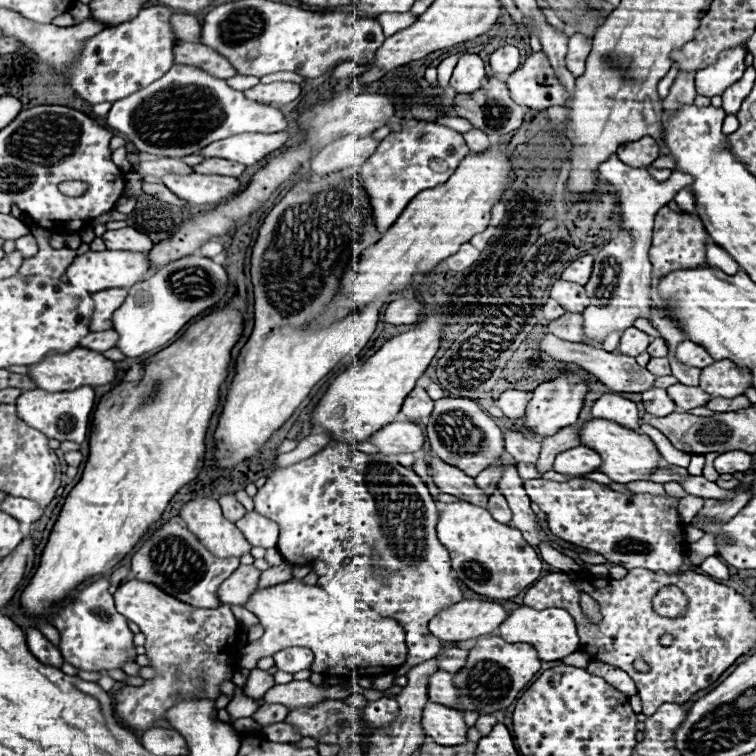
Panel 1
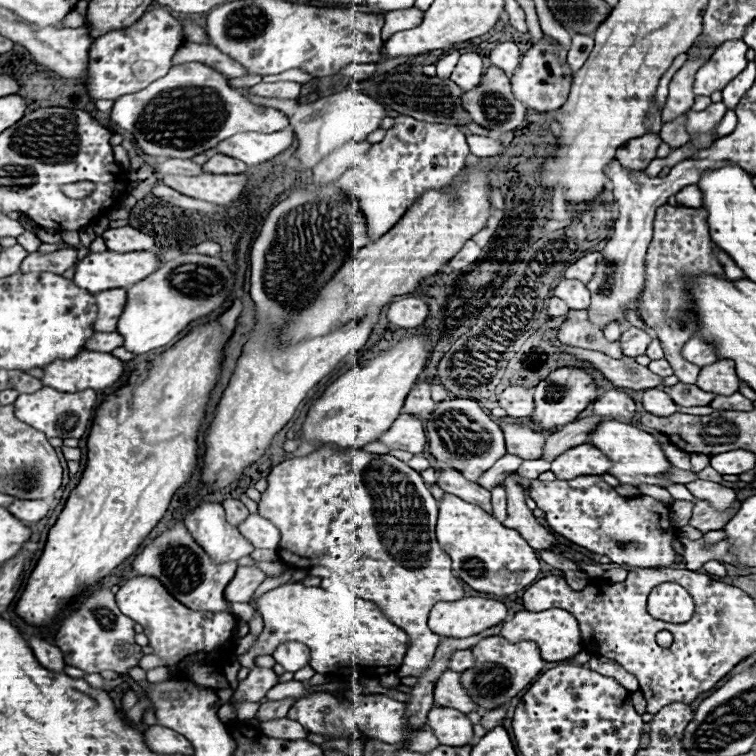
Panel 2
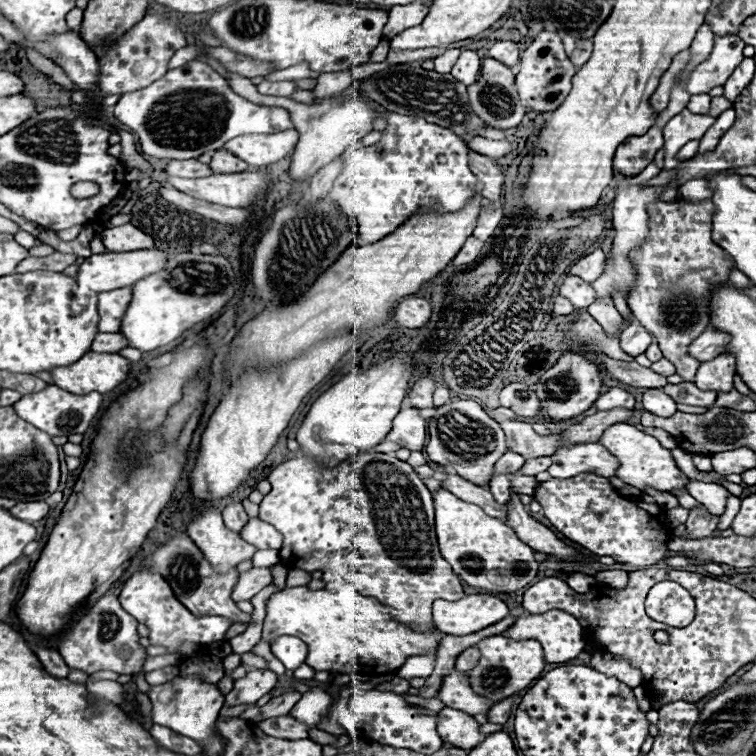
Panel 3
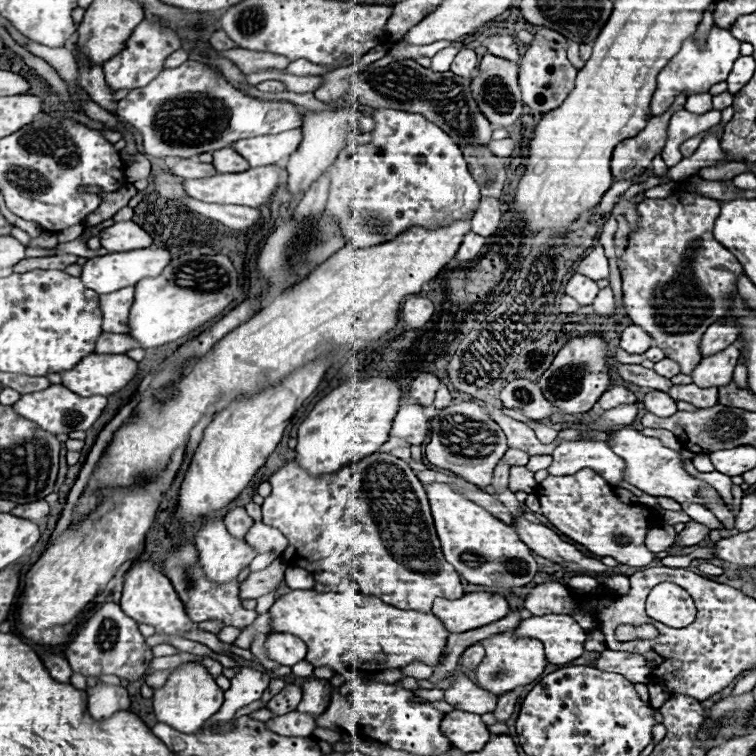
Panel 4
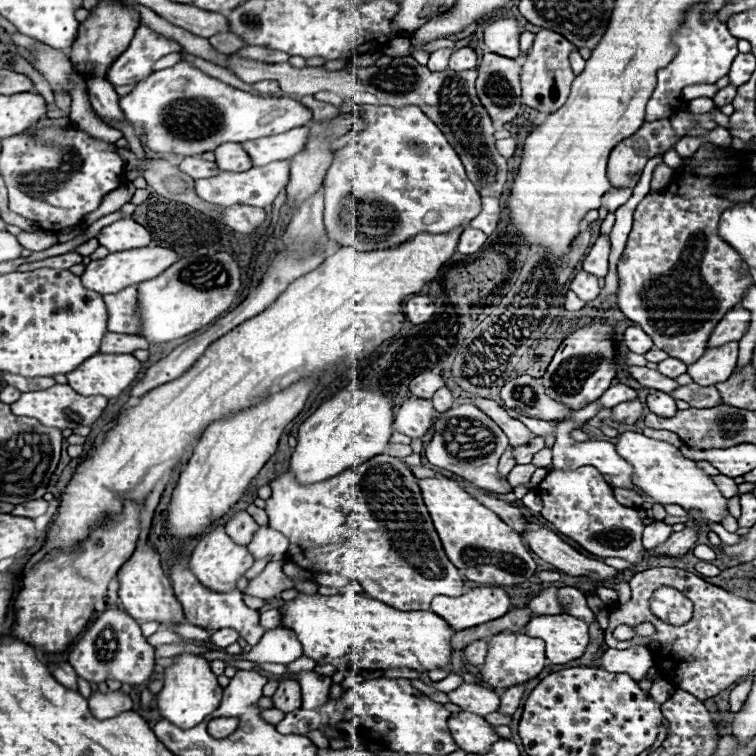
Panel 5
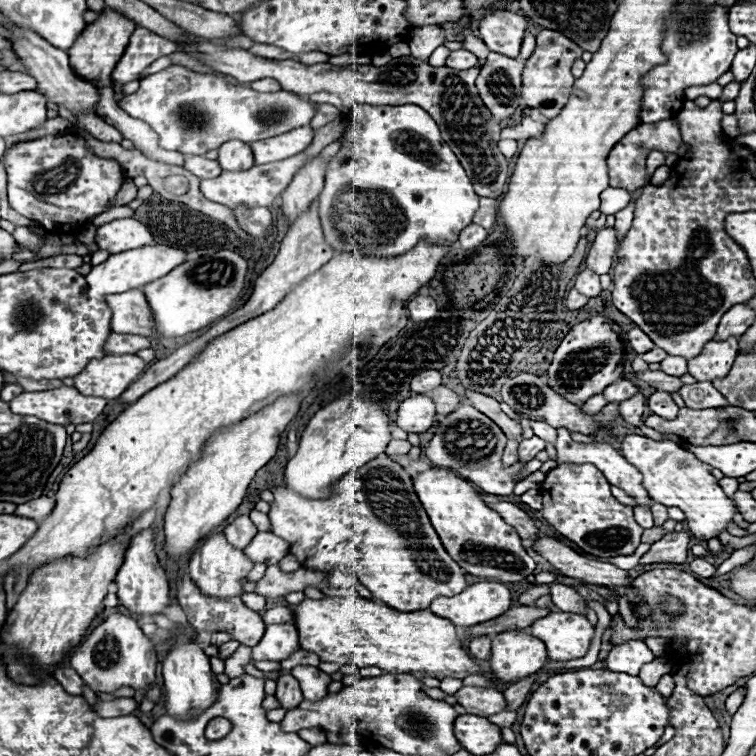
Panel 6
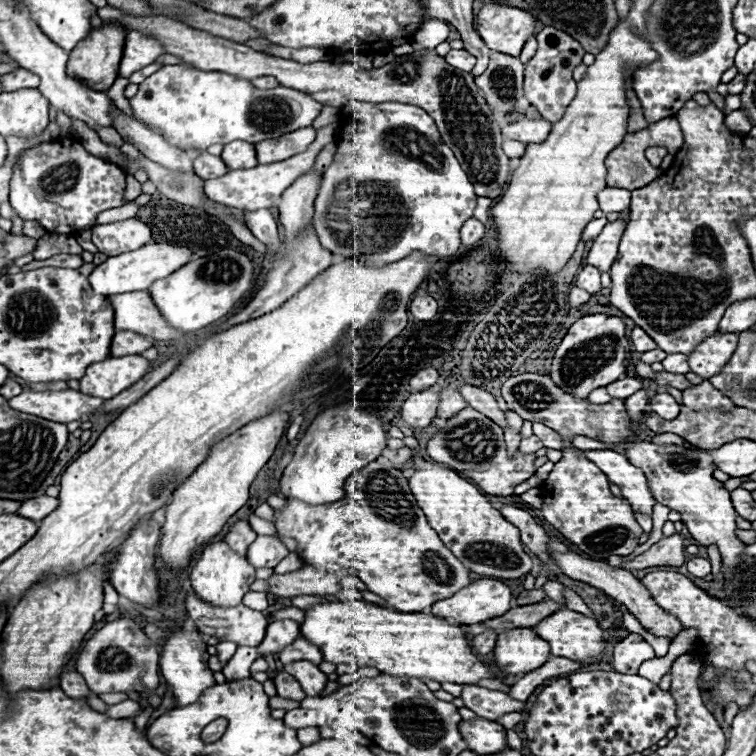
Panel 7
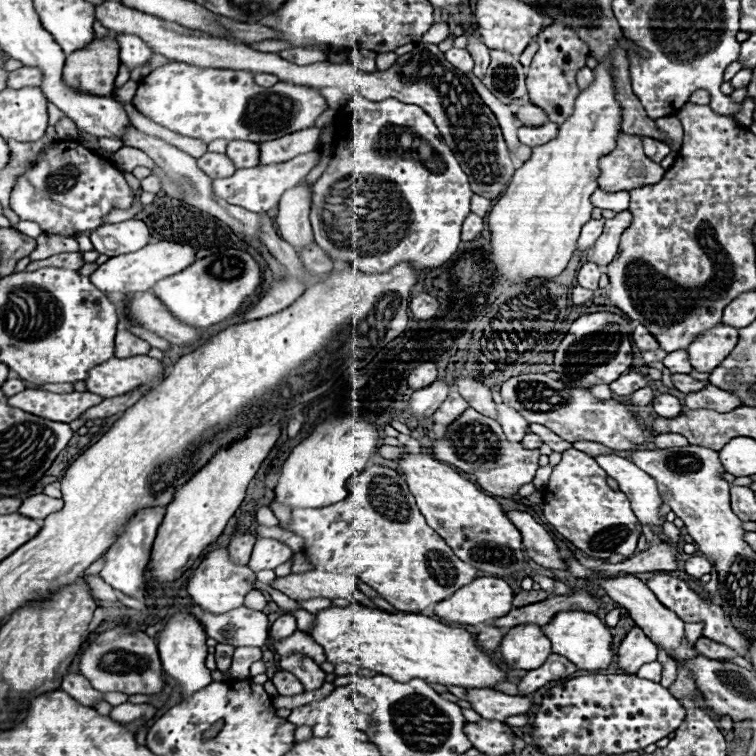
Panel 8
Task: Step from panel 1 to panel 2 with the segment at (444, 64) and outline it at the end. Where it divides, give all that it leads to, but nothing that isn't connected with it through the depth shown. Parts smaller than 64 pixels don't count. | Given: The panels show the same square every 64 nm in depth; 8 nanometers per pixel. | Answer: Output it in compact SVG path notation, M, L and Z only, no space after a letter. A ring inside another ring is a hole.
M454 50L452 54L442 56L442 58L436 62L438 76L440 76L440 78L450 78L450 74L452 74L452 70L454 70L454 66L456 66L458 58L460 58L460 52L456 52L456 50Z

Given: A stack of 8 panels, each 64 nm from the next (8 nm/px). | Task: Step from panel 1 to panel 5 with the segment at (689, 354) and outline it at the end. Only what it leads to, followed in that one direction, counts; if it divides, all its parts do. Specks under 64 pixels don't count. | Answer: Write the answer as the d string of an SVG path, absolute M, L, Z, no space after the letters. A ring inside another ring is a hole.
M732 308L708 336L708 348L724 346L728 342L738 342L750 324L750 312L744 308Z

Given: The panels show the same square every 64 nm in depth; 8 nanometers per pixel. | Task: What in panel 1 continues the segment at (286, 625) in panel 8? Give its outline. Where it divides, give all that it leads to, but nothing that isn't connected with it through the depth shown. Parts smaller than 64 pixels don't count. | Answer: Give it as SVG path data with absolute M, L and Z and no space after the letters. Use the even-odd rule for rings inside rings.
M302 646L284 648L274 654L274 662L280 670L296 674L300 670L310 670L312 666L312 650L306 650Z

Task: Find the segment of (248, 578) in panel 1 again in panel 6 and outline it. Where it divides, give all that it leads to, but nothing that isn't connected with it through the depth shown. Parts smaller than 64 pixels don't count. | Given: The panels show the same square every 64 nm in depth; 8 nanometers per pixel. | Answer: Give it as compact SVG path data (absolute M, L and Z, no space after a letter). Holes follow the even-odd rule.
M272 564L266 568L266 574L256 582L256 594L262 594L264 598L280 598L290 592L300 592L308 586L314 586L318 590L328 588L324 572L300 568L296 572L282 572L278 564Z

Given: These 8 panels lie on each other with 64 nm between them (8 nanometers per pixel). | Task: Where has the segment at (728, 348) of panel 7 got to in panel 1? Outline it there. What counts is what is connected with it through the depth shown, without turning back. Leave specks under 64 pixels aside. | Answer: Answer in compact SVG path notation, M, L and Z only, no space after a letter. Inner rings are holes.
M718 360L702 370L700 388L714 398L736 398L752 388L752 374L732 360Z

